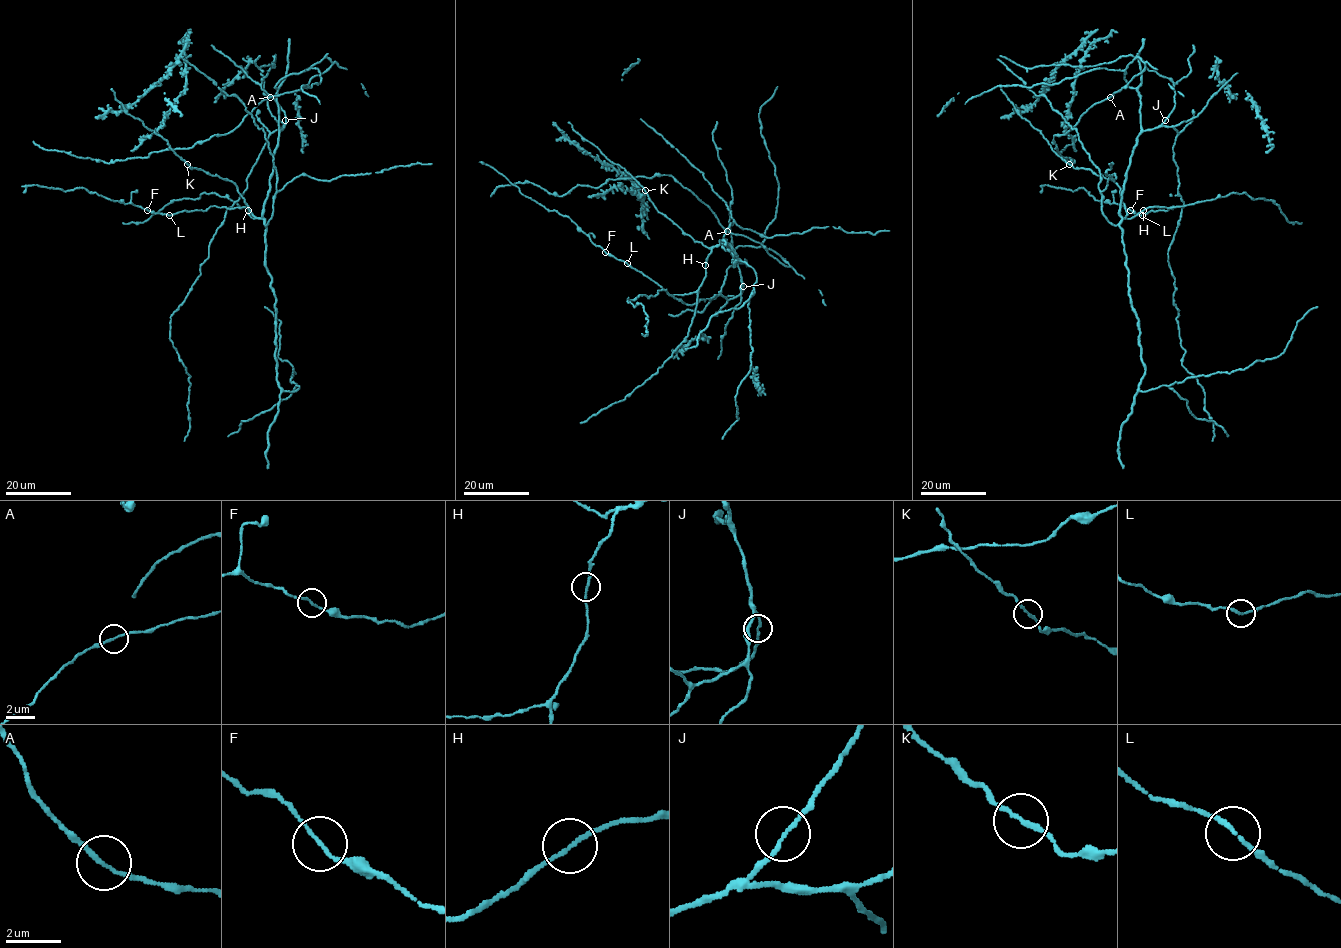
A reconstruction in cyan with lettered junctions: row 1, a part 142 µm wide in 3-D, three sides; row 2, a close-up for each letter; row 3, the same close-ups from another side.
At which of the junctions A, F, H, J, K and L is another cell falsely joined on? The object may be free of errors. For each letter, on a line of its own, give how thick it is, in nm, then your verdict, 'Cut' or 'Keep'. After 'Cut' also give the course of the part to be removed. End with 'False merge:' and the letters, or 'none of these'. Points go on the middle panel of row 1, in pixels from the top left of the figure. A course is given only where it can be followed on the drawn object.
A: Thickness 150 nm. Keep
F: Thickness 140 nm. Keep
H: Thickness 140 nm. Keep
J: Thickness 140 nm. Keep
K: Thickness 150 nm. Keep
L: Thickness 140 nm. Keep
False merge: none of these

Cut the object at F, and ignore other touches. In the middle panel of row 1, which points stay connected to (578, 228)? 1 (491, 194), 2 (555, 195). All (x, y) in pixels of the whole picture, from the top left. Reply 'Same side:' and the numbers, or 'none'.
Same side: none

